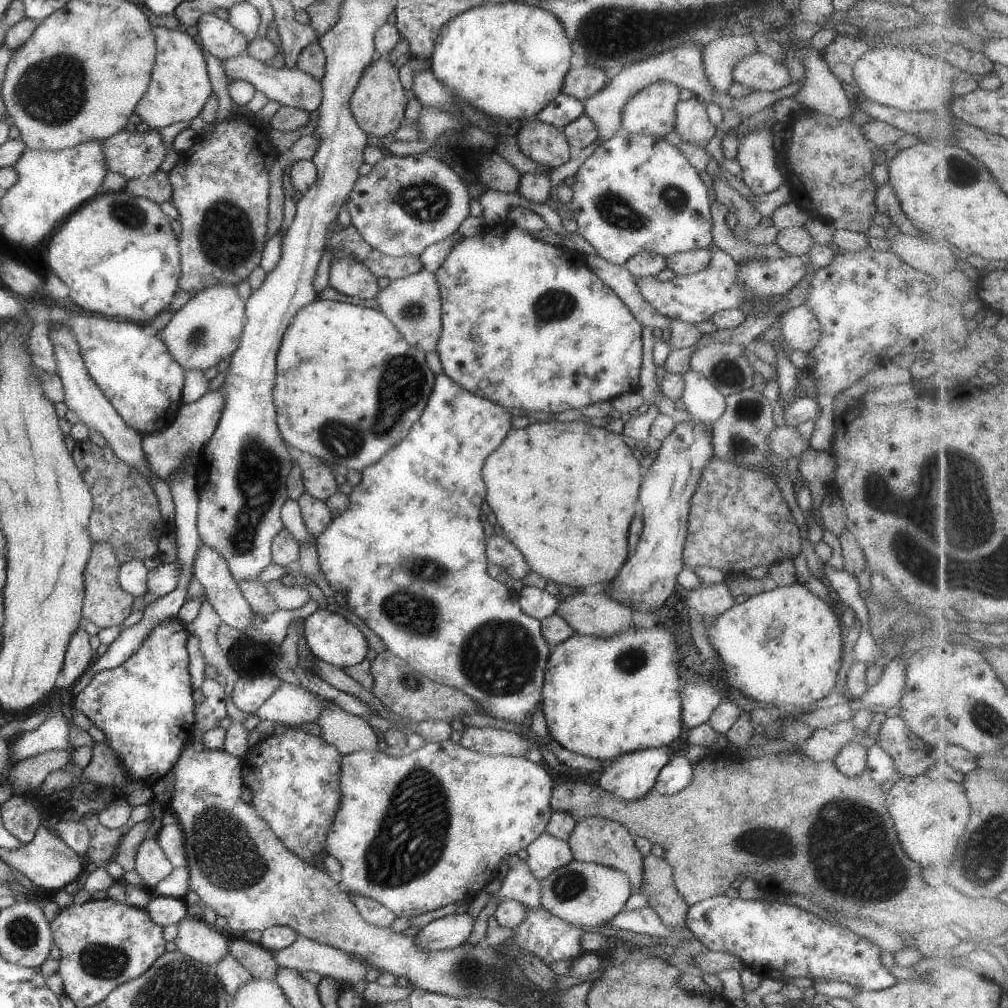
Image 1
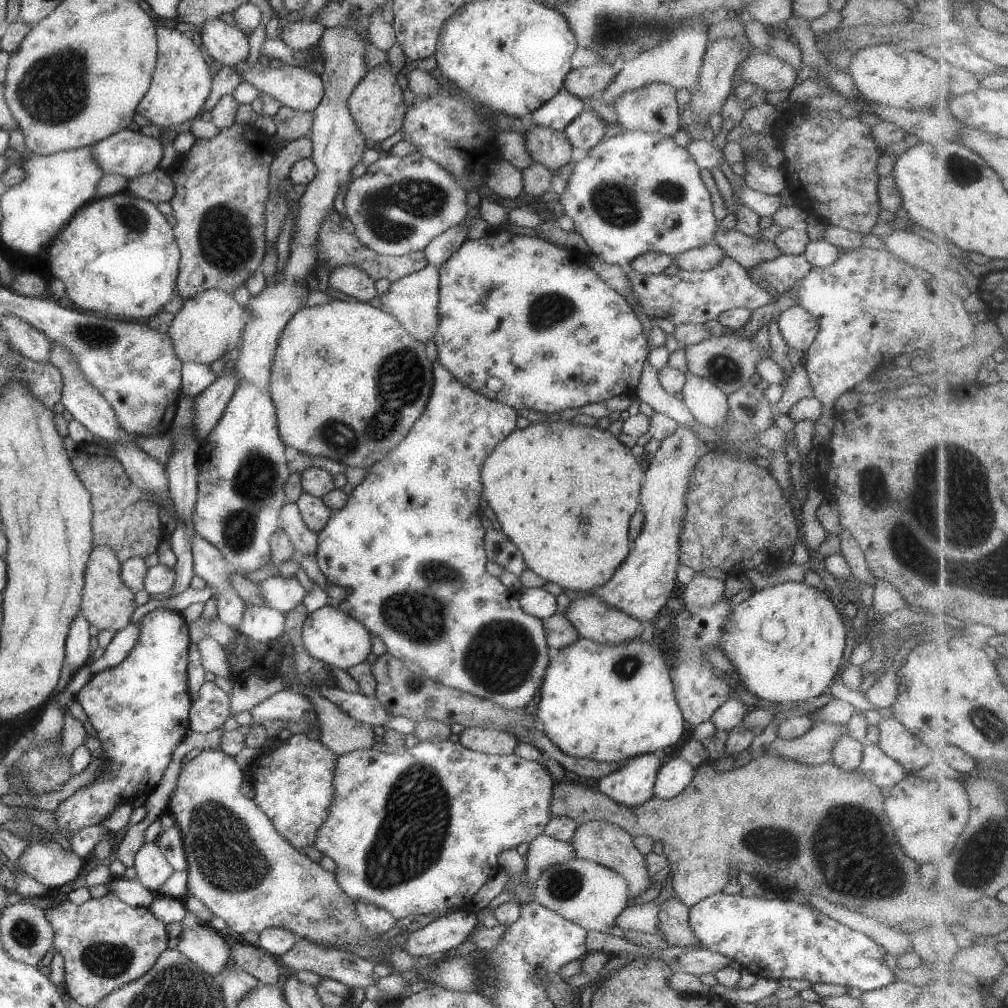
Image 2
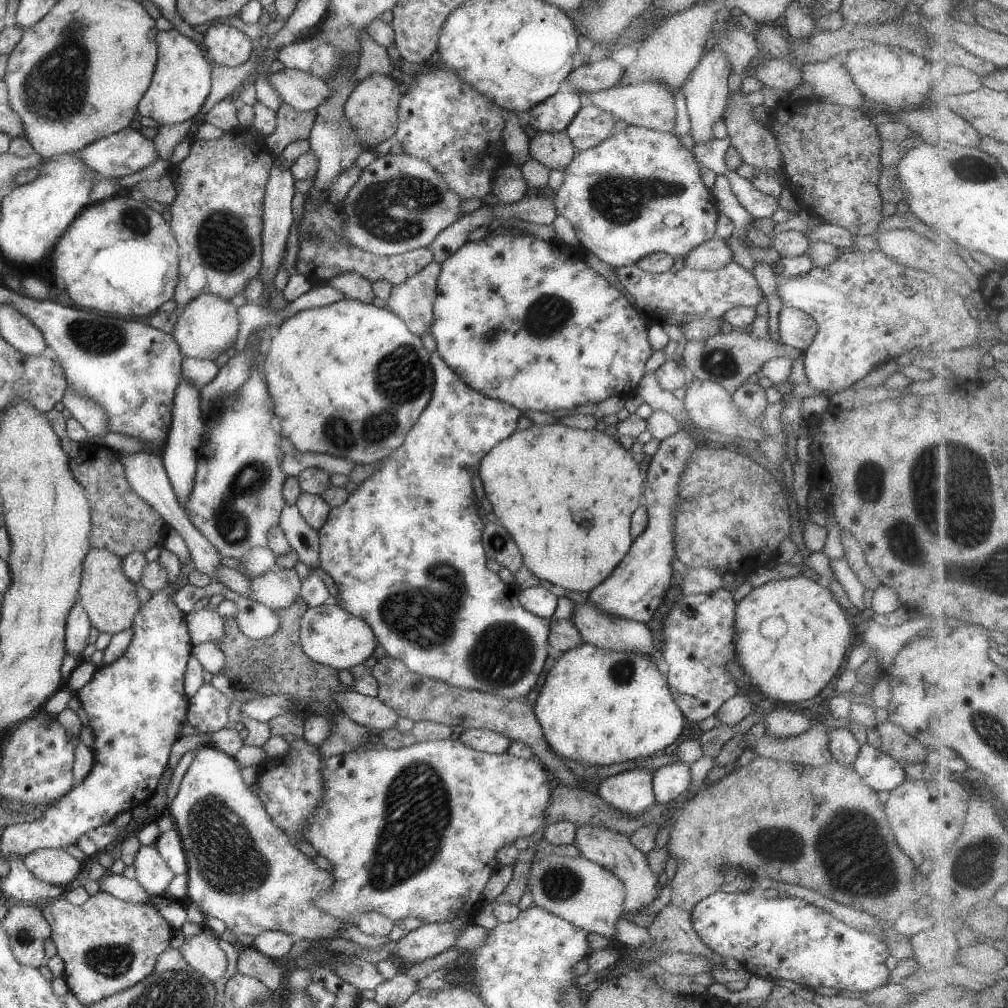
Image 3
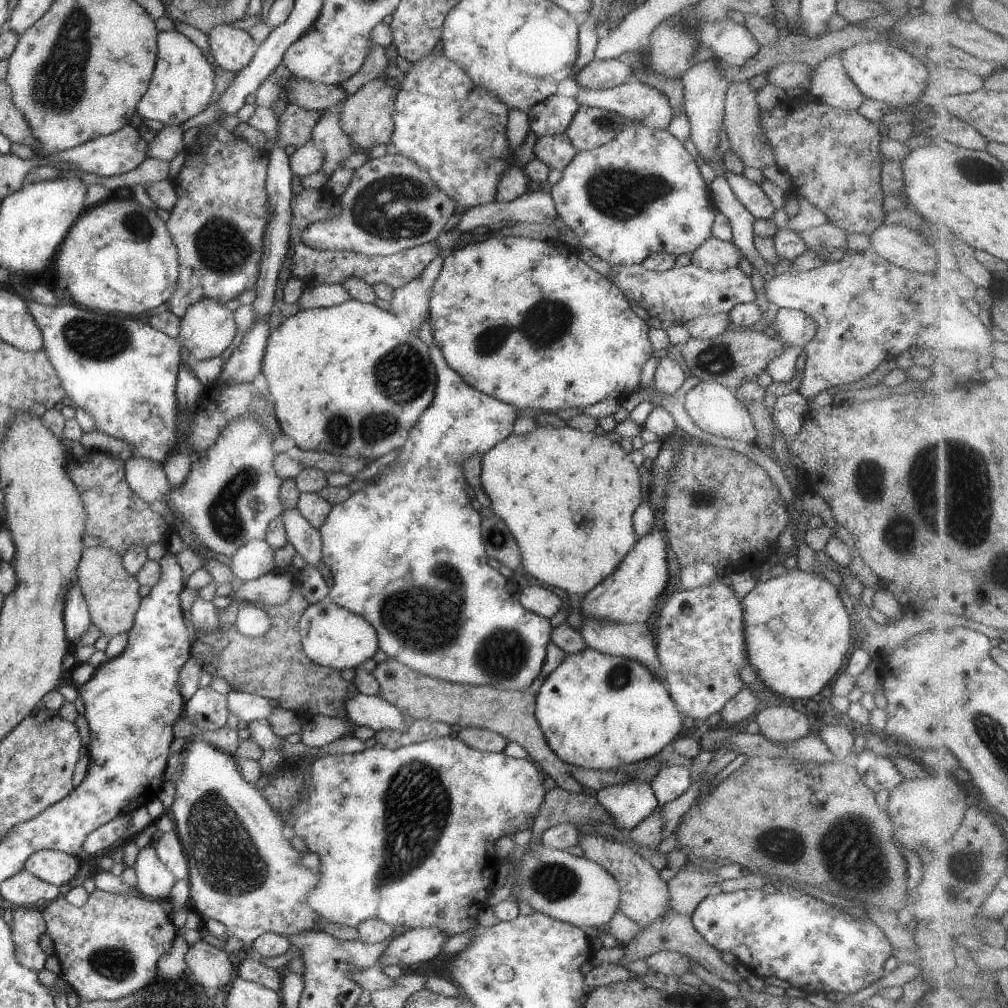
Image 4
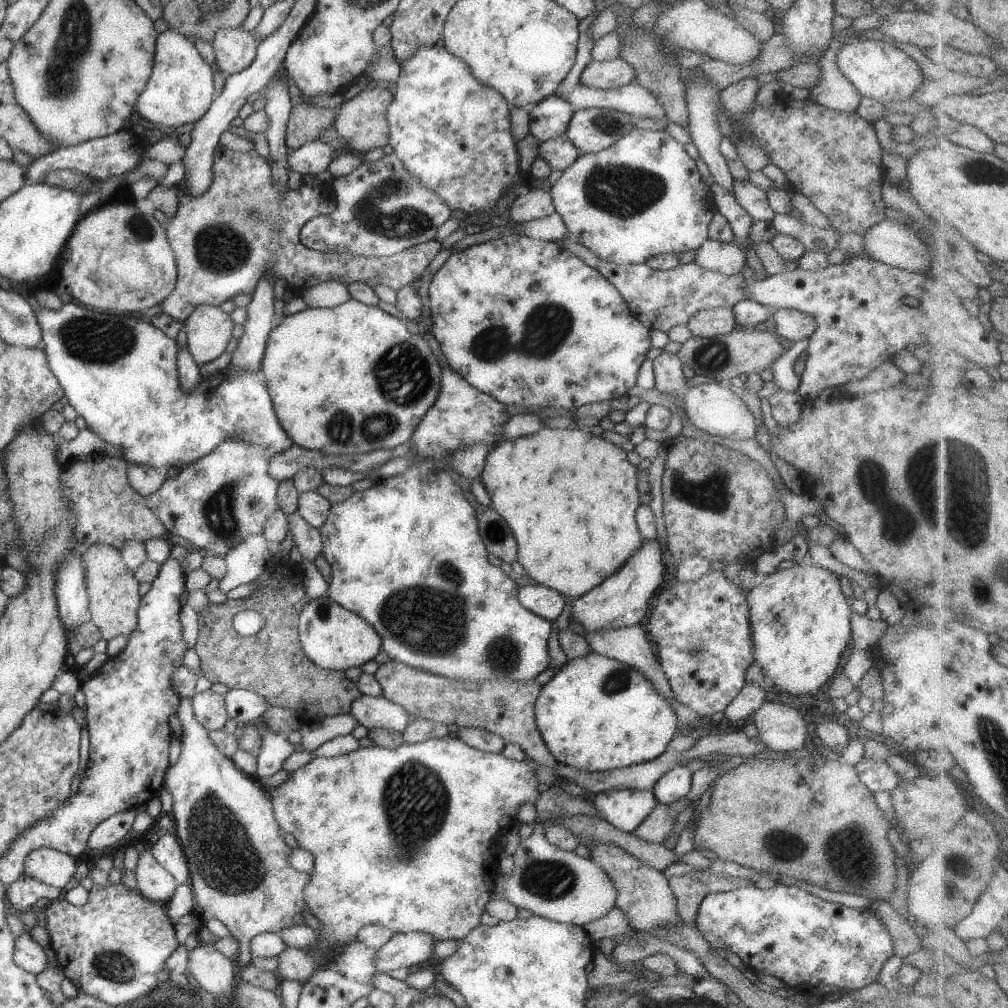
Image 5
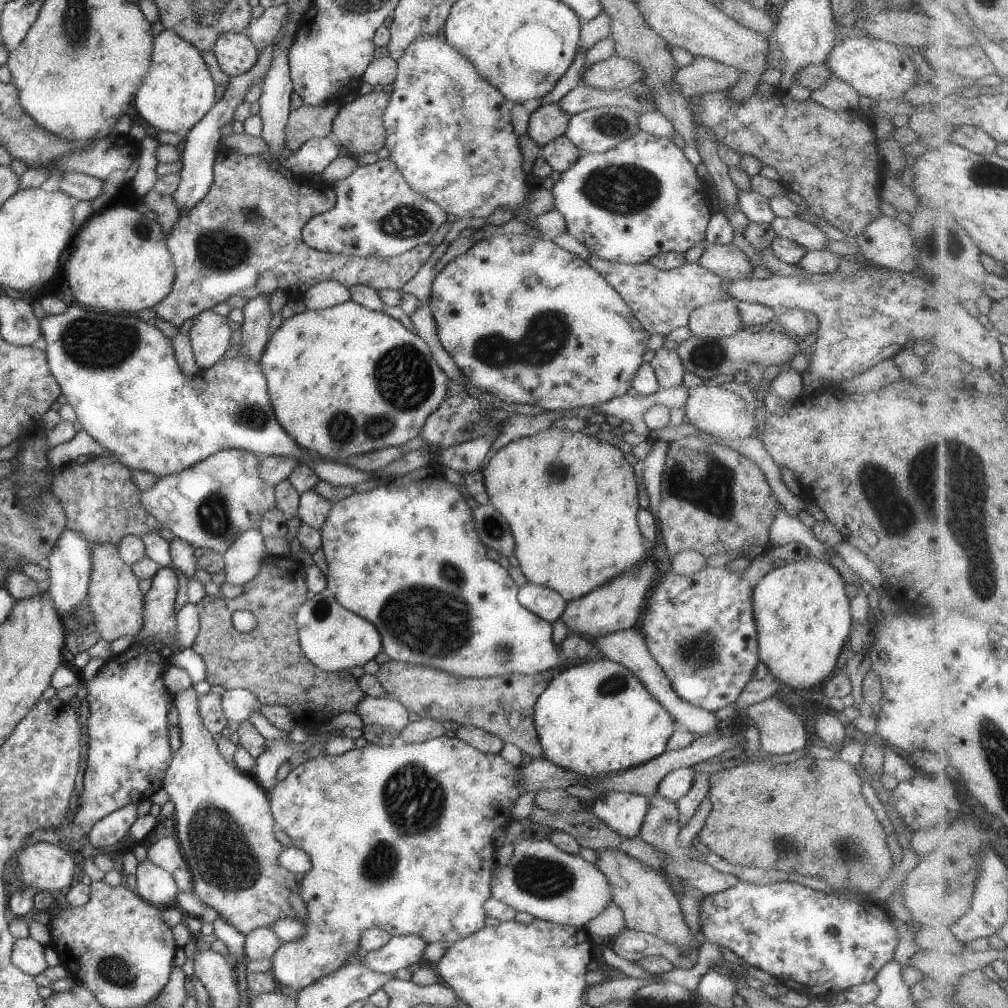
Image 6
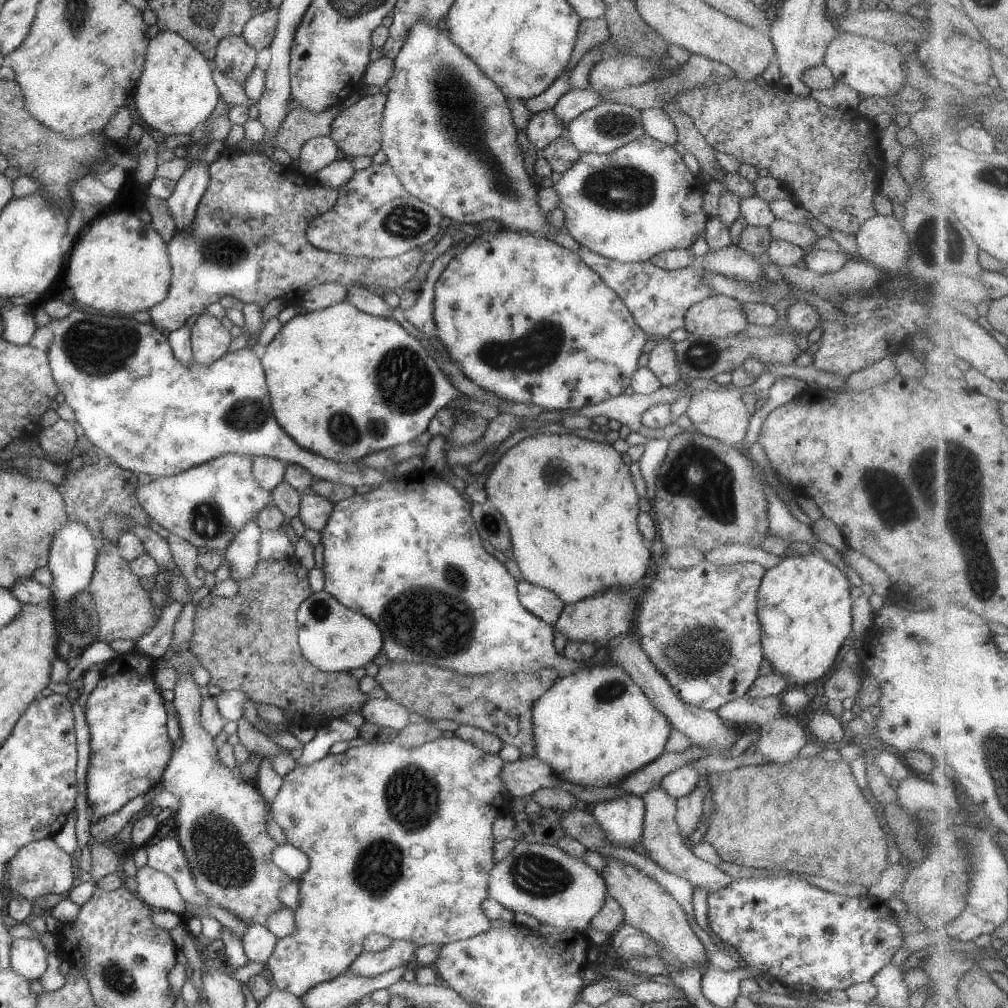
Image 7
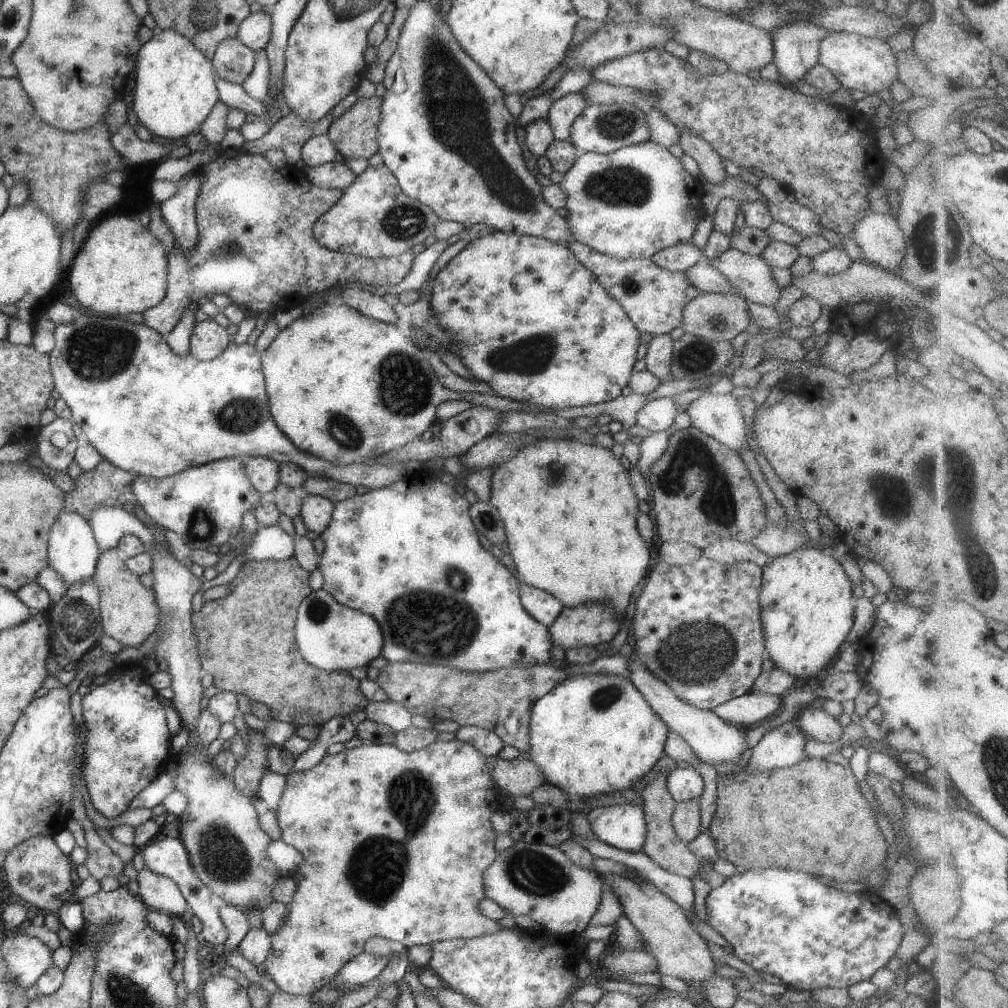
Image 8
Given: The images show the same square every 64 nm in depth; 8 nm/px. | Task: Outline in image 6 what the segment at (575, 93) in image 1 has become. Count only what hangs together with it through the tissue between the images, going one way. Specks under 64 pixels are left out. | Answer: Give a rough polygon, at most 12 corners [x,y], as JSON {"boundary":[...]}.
{"boundary":[[612,54],[589,66],[581,82],[601,91],[641,82],[640,65]]}

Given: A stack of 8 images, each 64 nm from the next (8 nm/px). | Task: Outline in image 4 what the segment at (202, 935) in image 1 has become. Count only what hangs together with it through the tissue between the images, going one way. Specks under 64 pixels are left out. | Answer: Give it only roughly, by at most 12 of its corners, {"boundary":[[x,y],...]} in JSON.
{"boundary":[[203,938],[184,959],[201,986],[211,991],[232,978],[228,954]]}

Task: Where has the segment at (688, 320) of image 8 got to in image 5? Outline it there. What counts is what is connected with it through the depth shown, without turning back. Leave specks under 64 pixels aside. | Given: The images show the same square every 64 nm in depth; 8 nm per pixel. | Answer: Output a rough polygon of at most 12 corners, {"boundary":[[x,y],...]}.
{"boundary":[[731,307],[696,311],[685,326],[693,337],[728,334]]}

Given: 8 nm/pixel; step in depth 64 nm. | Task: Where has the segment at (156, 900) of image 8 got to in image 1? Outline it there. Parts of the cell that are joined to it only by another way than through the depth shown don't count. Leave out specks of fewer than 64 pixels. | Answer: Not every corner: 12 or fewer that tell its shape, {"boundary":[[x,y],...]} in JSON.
{"boundary":[[154,835],[139,843],[134,870],[148,891],[173,870]]}

